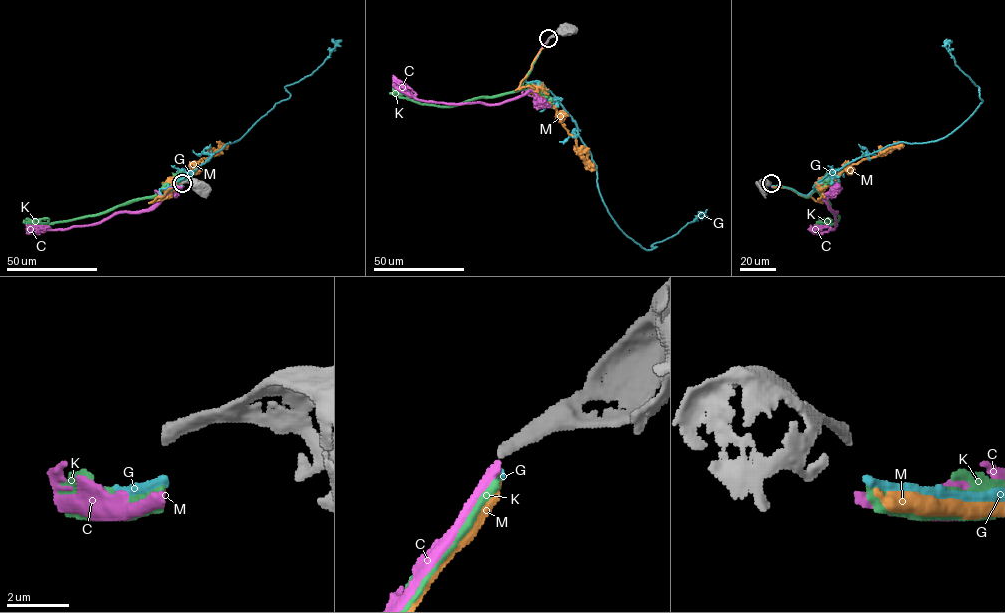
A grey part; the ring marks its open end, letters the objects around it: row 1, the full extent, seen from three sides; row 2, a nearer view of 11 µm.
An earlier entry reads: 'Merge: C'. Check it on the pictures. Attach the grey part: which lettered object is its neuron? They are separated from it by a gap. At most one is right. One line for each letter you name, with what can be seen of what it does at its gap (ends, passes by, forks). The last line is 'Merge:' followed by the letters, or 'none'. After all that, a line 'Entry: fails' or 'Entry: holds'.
C: it ends
Merge: C
Entry: holds

